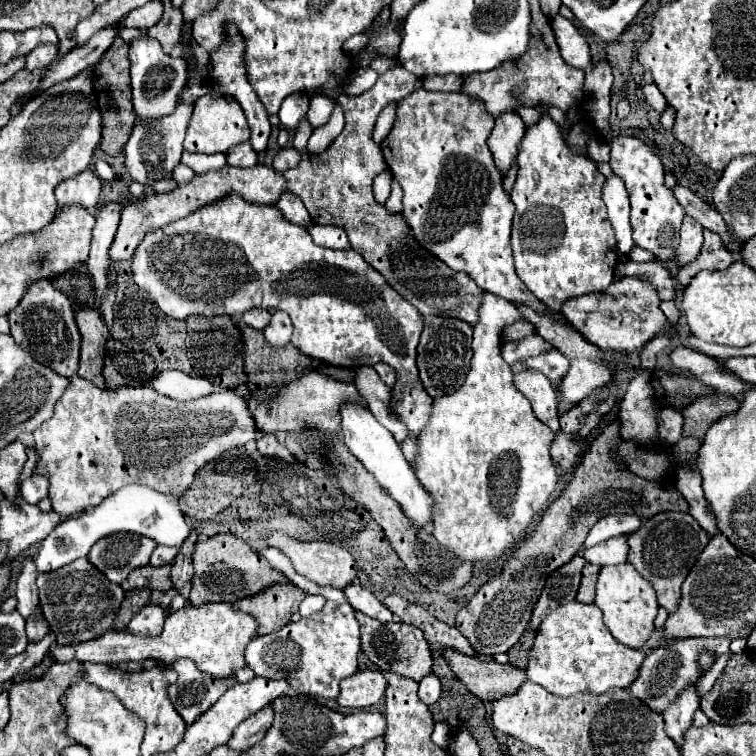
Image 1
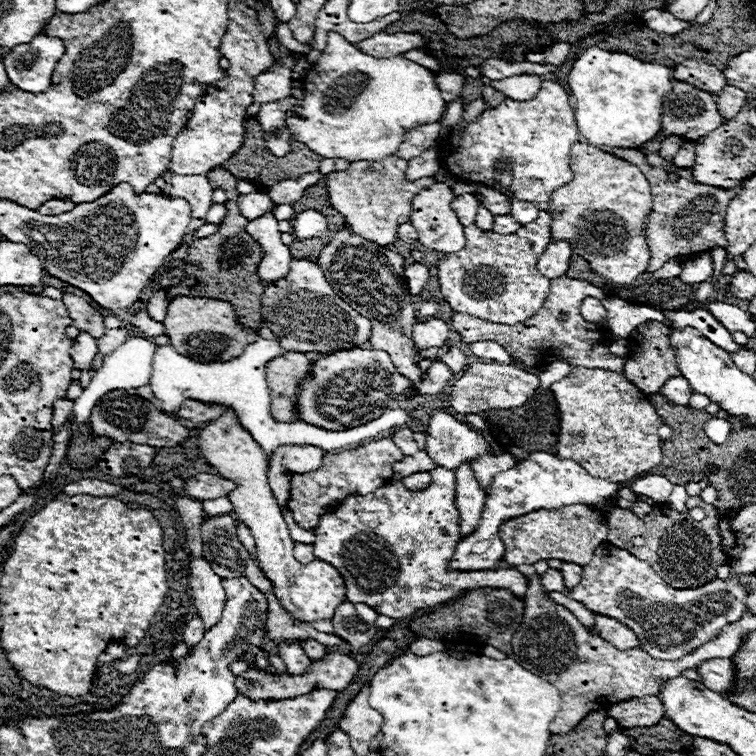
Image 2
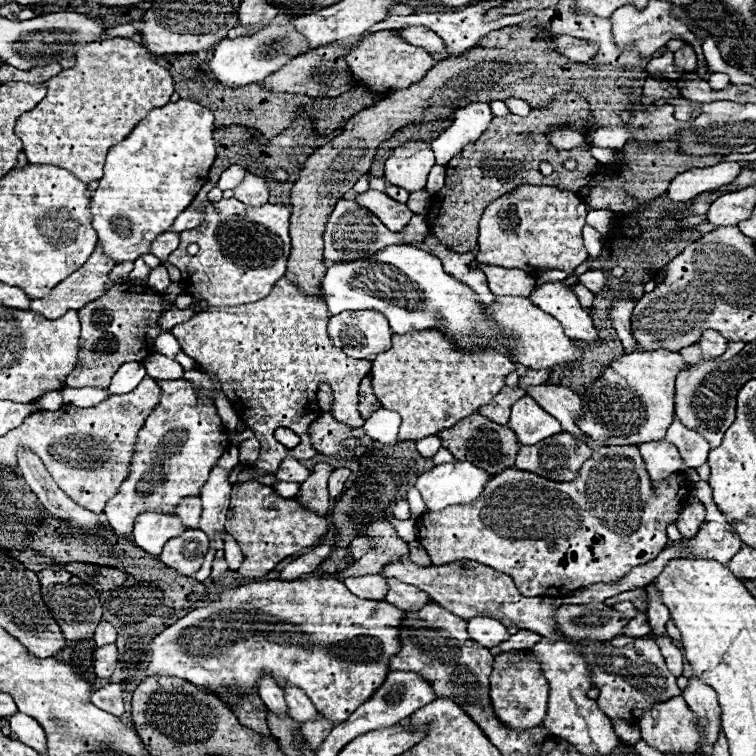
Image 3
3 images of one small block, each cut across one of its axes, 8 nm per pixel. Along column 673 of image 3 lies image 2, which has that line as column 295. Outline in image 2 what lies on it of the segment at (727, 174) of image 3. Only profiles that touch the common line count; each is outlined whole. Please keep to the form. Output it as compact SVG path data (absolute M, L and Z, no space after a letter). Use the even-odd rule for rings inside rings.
M310 172L310 174L304 174L302 178L298 180L284 180L280 182L276 188L272 188L268 192L268 196L276 202L276 204L294 204L296 200L302 198L304 194L304 188L306 186L312 186L316 184L318 180L322 180L324 176L320 172Z

